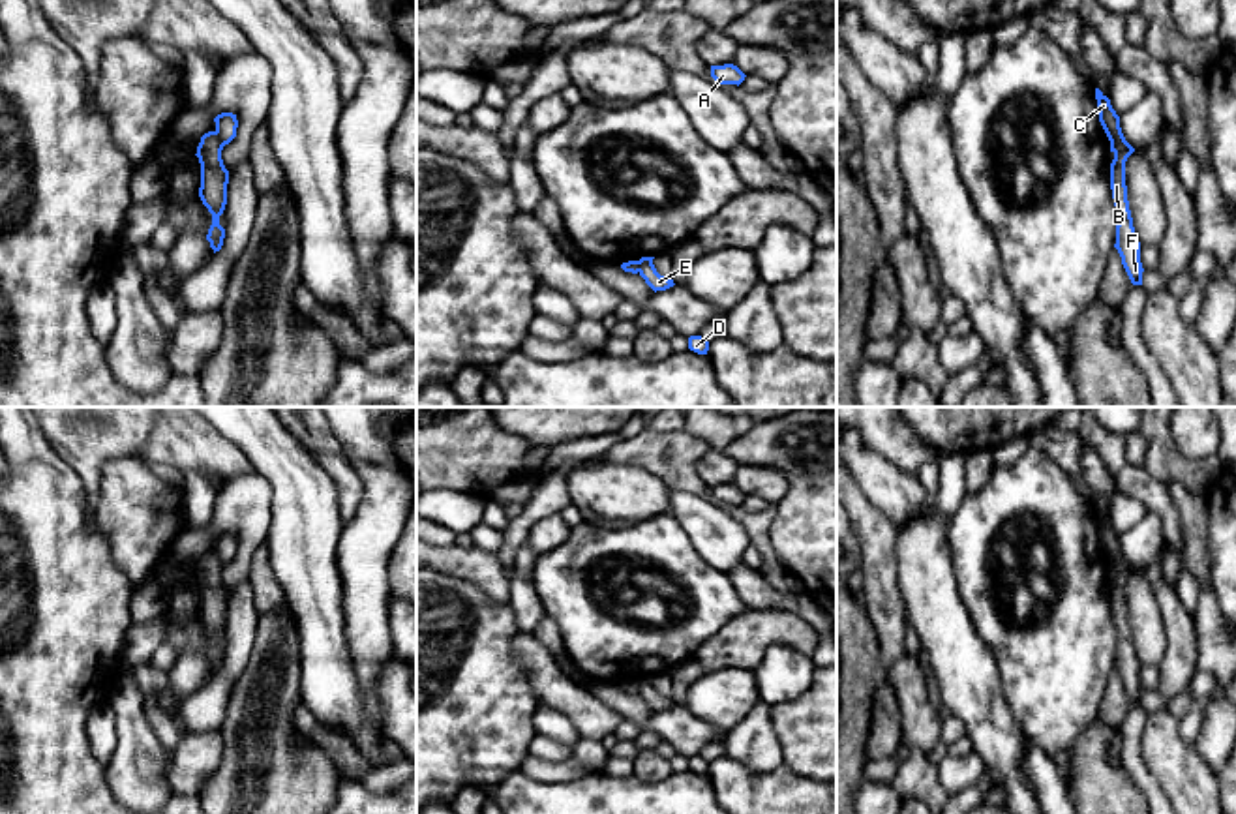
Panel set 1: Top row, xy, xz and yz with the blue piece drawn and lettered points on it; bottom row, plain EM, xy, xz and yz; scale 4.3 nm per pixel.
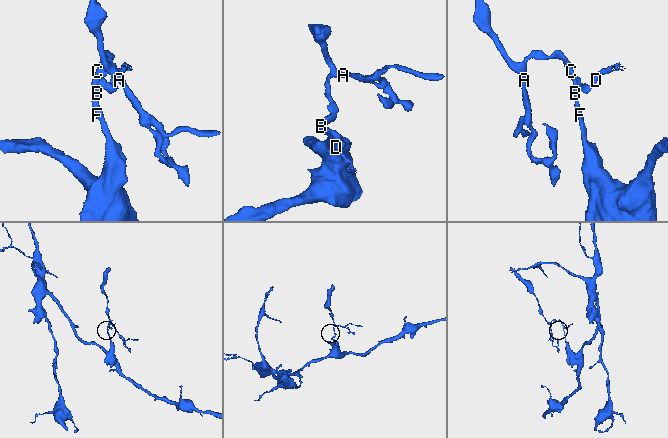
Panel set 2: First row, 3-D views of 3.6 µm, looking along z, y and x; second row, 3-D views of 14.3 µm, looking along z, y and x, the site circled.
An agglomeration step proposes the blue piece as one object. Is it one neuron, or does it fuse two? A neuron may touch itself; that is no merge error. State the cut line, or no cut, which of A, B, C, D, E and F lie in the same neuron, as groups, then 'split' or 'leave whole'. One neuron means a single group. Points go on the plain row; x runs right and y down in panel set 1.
cut in yz along (1111, 559), (1120, 559), (1130, 574); A C D E / B F; split

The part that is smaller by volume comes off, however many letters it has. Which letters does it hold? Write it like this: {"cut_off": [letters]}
{"cut_off": ["A", "C", "D", "E"]}

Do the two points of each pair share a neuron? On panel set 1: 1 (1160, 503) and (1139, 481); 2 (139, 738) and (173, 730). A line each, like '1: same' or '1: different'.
1: same
2: different

